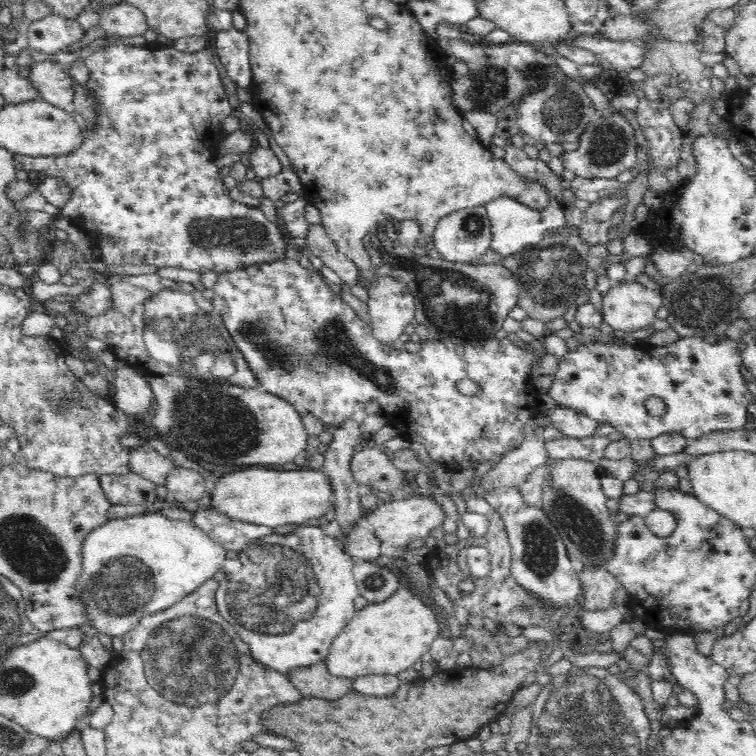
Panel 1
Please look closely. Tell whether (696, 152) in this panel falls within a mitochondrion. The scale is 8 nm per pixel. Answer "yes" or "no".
no

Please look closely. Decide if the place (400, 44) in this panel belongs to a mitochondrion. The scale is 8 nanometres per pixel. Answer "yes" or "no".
no

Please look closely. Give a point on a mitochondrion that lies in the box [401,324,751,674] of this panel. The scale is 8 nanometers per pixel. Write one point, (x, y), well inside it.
(580, 527)

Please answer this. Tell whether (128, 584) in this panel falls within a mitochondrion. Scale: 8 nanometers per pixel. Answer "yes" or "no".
yes

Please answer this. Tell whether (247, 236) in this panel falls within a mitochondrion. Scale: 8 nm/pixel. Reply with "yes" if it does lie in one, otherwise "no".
yes

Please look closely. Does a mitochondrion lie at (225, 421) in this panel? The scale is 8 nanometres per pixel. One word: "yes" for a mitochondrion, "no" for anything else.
yes

